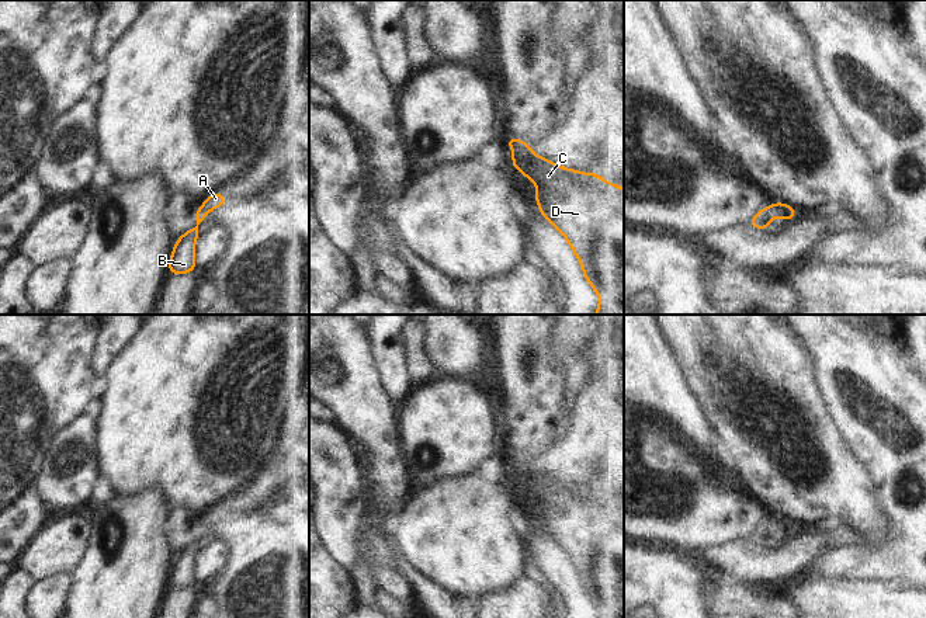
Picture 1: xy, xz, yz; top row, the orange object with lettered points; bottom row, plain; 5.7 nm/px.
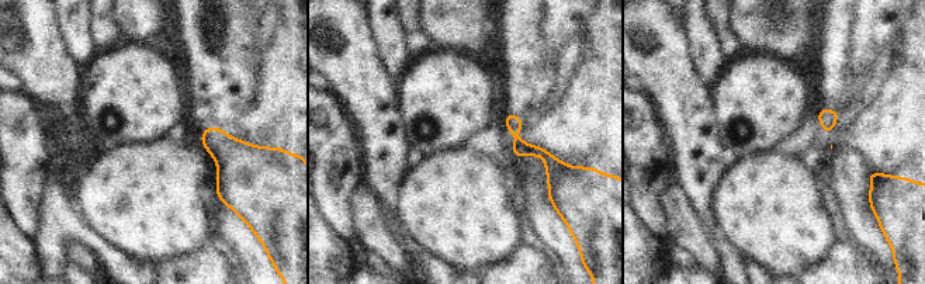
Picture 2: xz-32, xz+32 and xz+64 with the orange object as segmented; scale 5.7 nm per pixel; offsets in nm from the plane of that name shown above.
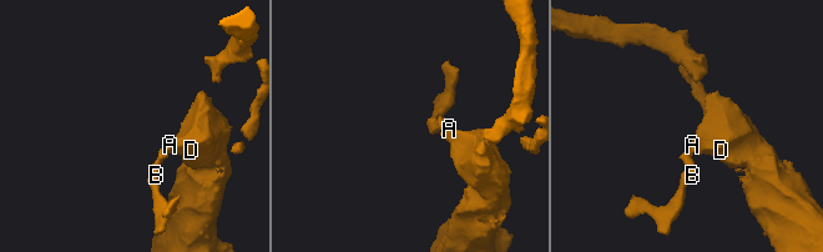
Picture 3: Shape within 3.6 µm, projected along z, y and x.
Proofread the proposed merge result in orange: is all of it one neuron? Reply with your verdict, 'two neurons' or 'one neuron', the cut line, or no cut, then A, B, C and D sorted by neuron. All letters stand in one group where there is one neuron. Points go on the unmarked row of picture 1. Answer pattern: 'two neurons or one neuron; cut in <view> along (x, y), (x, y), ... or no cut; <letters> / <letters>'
one neuron; no cut; A B C D

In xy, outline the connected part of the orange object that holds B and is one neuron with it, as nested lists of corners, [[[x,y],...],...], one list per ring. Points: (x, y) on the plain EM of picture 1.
[[[212,507],[201,522],[195,522],[197,541],[185,546],[173,562],[173,569],[170,572],[169,587],[170,589],[185,589],[195,586],[195,572],[193,565],[195,562],[195,555],[200,551],[198,539],[207,532],[208,525],[214,525],[228,515],[226,511],[219,507]]]

